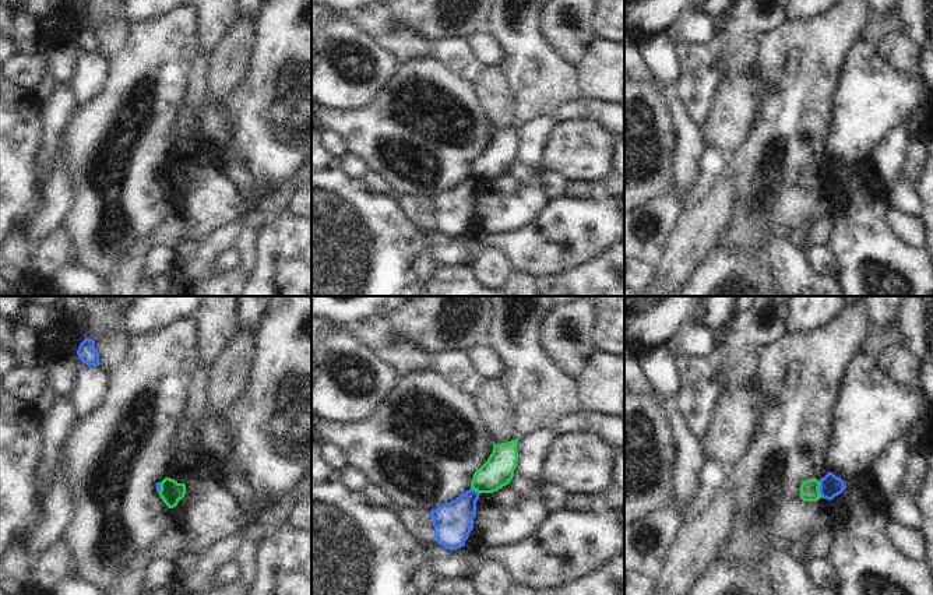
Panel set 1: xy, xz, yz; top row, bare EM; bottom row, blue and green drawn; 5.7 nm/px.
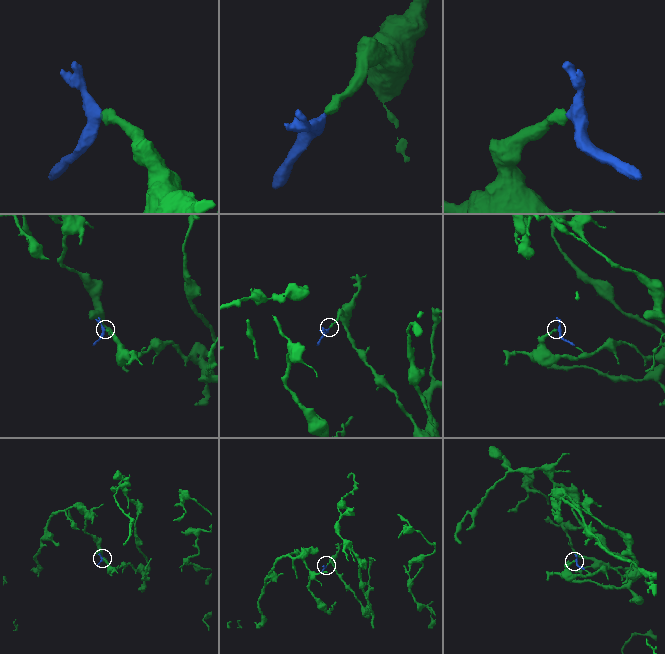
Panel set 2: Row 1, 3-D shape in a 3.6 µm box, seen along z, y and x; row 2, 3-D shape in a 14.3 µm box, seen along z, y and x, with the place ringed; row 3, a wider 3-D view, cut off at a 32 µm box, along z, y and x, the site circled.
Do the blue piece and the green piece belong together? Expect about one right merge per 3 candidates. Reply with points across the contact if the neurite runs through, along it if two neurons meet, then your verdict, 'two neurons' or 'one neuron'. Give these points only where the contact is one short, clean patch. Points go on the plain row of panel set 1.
along yz (819, 168), (819, 180), (821, 183) | two neurons

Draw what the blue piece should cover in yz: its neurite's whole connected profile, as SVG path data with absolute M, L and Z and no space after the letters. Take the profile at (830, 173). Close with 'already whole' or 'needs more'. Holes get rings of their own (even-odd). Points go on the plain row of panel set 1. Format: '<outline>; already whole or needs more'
M827 159L827 162L820 166L818 177L823 186L832 187L835 183L841 182L844 176L844 168L832 159Z; already whole

